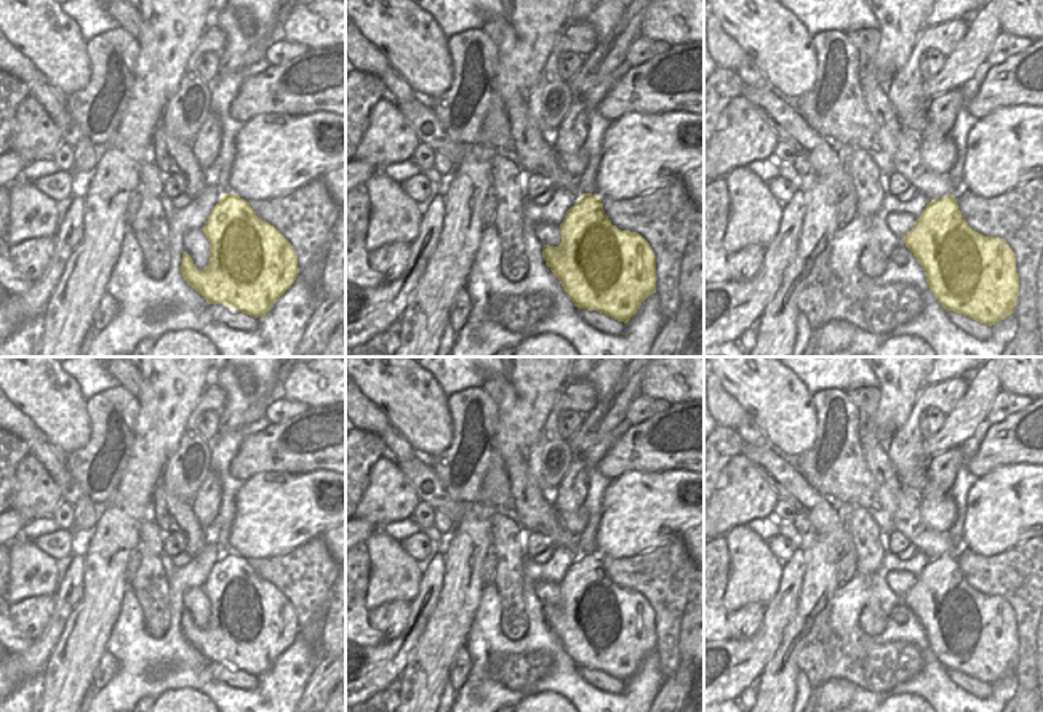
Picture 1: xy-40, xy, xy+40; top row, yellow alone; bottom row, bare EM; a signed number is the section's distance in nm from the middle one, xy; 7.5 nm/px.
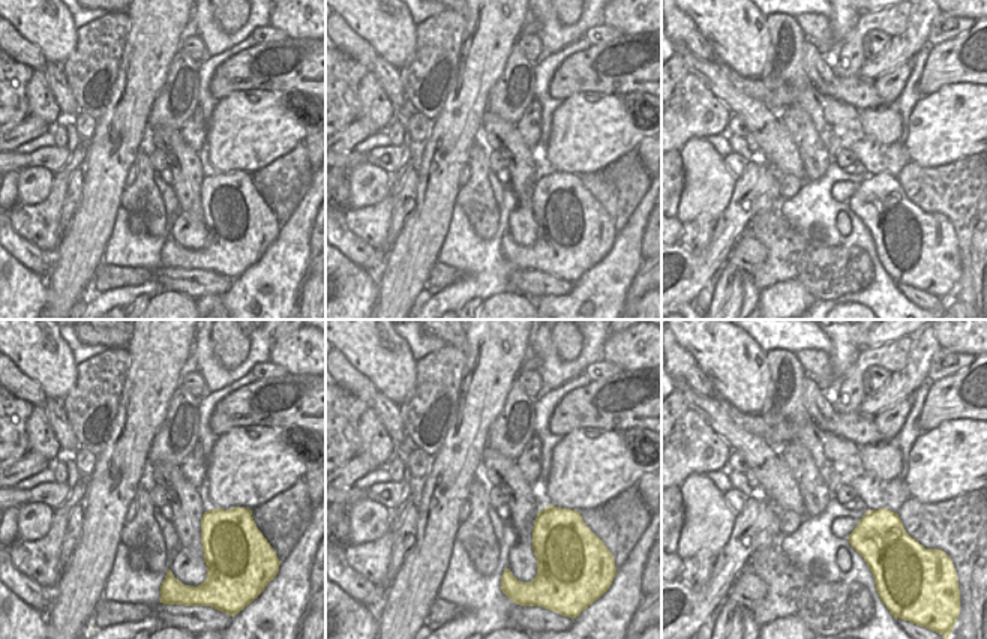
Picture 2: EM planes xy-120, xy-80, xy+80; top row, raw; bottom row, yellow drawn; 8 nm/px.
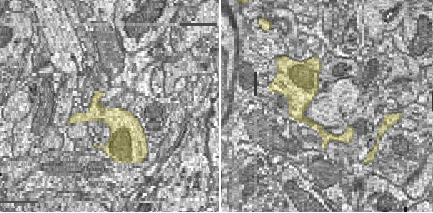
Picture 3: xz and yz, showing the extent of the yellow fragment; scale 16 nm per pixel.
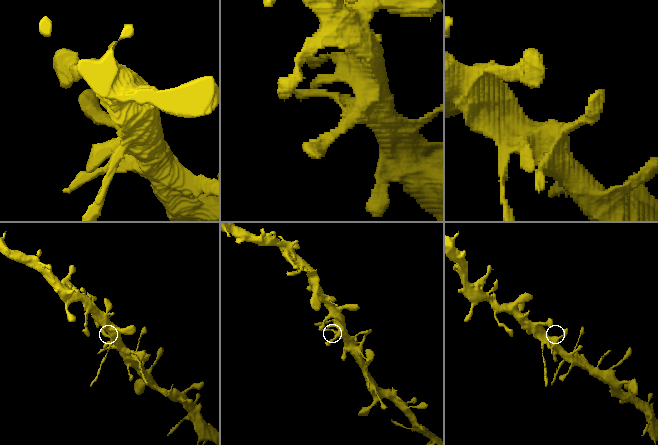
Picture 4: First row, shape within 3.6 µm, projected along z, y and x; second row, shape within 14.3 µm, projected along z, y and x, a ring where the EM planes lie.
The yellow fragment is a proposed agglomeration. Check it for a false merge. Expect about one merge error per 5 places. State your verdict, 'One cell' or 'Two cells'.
One cell.

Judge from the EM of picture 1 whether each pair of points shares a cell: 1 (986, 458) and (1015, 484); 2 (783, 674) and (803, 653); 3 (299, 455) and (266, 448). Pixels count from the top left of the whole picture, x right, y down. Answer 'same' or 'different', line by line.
1: different
2: different
3: same

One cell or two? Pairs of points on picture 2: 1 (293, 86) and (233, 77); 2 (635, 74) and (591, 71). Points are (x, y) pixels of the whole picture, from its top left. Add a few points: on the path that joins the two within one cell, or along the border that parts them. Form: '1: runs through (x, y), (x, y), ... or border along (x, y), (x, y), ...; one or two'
1: runs through (278, 84), (261, 86), (252, 77), (248, 77); one
2: runs through (624, 75), (614, 77), (602, 72); one

